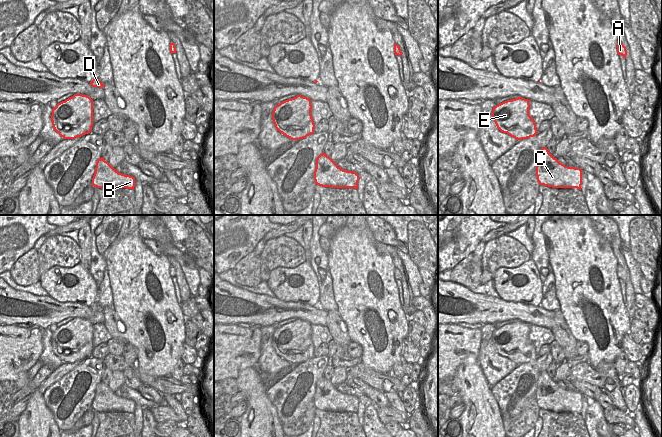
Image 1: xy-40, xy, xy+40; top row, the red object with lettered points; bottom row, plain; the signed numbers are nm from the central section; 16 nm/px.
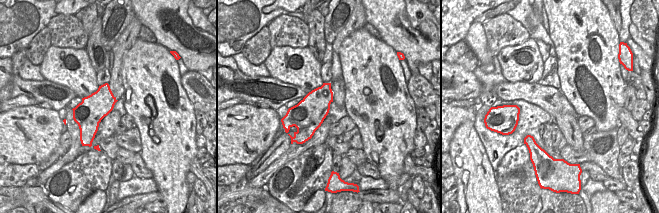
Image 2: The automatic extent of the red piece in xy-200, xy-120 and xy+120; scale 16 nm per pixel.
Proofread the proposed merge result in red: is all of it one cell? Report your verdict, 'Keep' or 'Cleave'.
Keep.

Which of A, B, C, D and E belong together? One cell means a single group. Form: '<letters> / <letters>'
A B C D E

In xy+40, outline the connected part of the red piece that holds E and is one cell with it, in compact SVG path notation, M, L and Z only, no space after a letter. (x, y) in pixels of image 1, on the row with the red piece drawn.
M518 97L496 105L492 110L492 117L498 130L517 140L536 136L538 130L529 115L530 101Z

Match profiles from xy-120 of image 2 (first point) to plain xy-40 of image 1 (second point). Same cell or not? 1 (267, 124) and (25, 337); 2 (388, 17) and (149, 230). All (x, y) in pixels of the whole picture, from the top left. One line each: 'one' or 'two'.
1: one
2: one

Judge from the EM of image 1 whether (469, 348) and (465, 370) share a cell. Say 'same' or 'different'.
different

